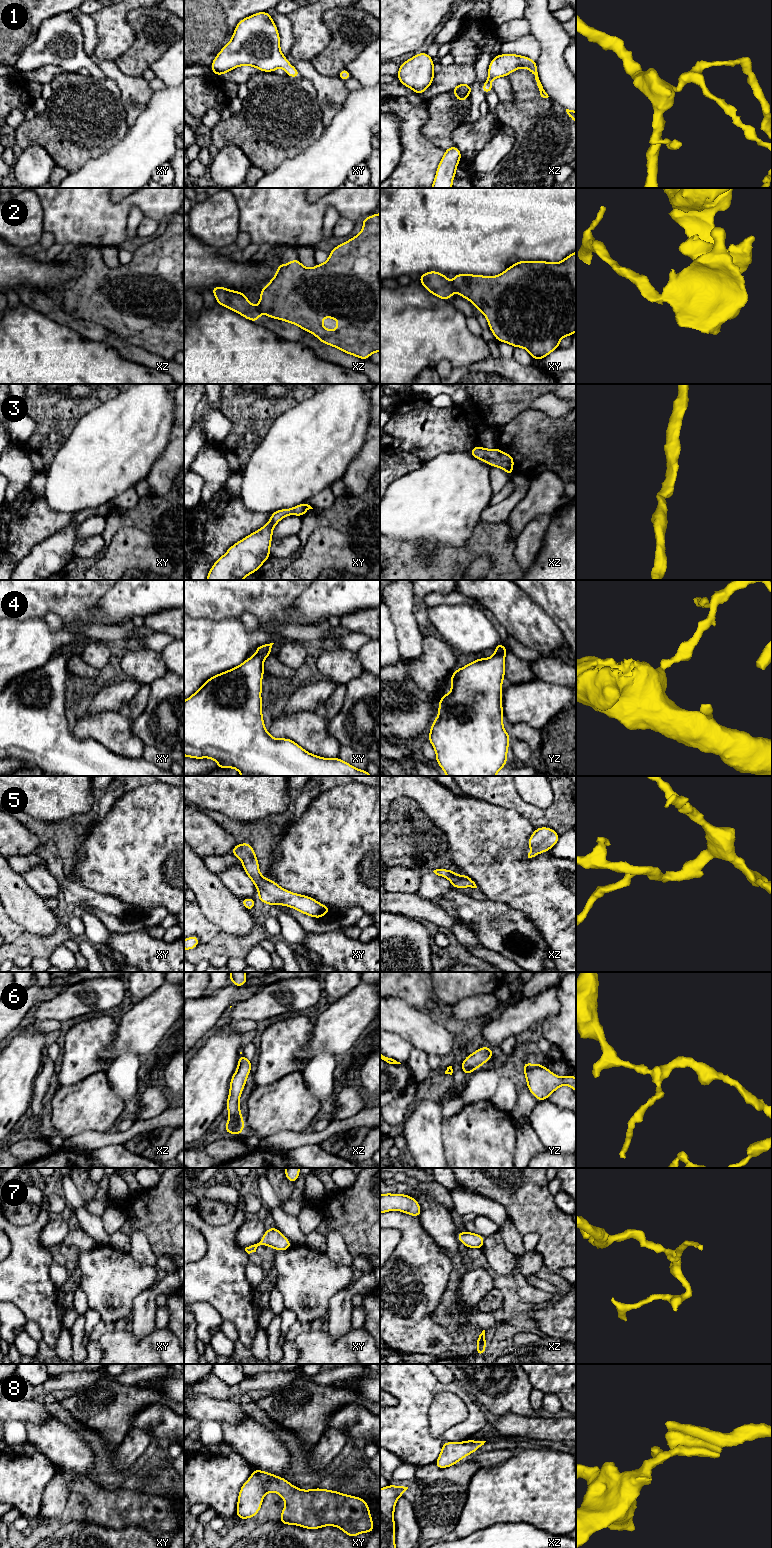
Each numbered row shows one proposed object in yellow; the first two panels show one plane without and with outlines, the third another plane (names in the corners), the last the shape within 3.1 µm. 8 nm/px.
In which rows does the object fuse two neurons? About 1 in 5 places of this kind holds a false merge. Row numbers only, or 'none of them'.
2

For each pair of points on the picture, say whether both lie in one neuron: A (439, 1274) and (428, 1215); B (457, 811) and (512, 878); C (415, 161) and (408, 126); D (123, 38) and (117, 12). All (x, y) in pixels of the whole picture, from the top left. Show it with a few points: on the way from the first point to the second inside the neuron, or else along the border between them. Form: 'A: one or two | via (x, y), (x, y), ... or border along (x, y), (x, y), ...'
A: two | border along (419, 1217), (422, 1227), (448, 1254)
B: one | via (474, 828), (490, 845), (498, 861)
C: one | via (415, 152), (411, 135)
D: one | via (117, 32), (117, 18)

